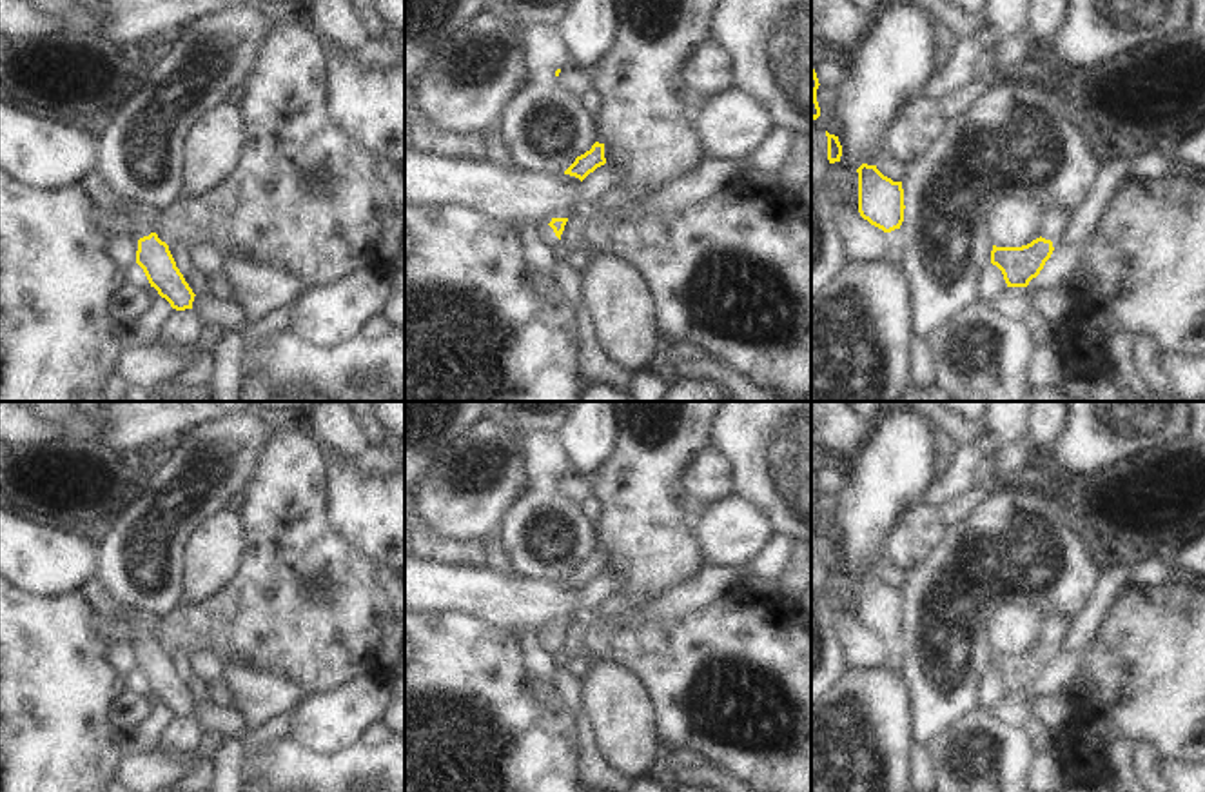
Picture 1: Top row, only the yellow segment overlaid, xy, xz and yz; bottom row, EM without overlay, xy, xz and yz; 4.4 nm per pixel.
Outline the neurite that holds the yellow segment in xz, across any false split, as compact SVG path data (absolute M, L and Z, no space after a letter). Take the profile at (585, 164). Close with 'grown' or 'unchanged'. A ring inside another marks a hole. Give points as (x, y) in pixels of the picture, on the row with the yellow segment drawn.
M595 142L590 151L575 158L564 174L575 176L583 182L590 173L604 163L604 144Z | unchanged

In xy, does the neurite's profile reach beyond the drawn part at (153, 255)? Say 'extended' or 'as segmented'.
extended

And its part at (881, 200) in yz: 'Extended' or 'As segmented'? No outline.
As segmented.

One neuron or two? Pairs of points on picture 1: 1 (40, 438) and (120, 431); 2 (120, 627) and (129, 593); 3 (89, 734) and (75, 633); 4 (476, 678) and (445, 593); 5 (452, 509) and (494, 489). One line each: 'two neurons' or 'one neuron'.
1: one neuron
2: two neurons
3: one neuron
4: two neurons
5: one neuron

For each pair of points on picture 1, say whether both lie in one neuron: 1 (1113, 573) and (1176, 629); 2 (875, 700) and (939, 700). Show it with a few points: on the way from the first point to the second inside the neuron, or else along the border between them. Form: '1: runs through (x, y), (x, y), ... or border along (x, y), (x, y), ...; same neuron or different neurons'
1: border along (1127, 587), (1102, 623); different neurons
2: border along (902, 673), (908, 683), (911, 738), (915, 742); different neurons

